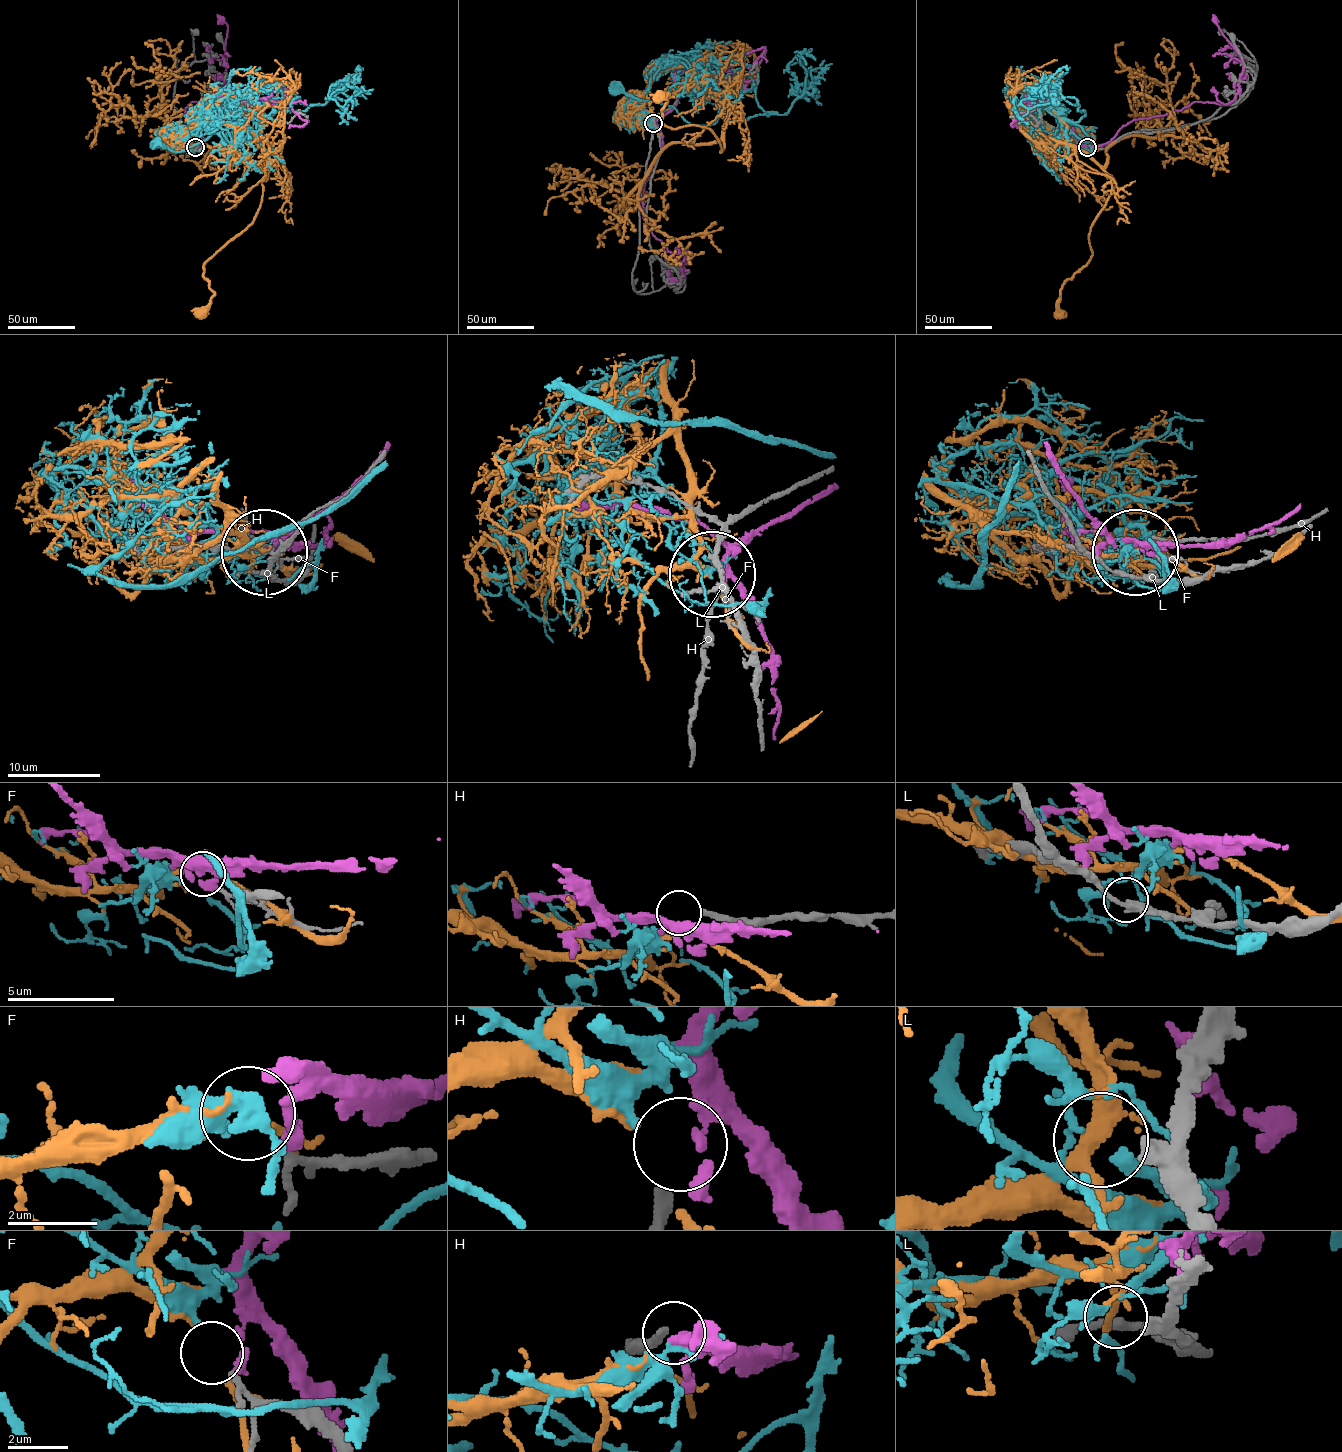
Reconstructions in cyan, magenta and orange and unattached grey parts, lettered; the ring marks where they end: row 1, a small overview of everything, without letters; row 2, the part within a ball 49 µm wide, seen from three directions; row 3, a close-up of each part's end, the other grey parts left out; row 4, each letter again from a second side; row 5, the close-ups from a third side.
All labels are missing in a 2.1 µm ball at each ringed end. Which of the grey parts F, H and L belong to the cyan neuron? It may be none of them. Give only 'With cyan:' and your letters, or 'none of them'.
With cyan: F

